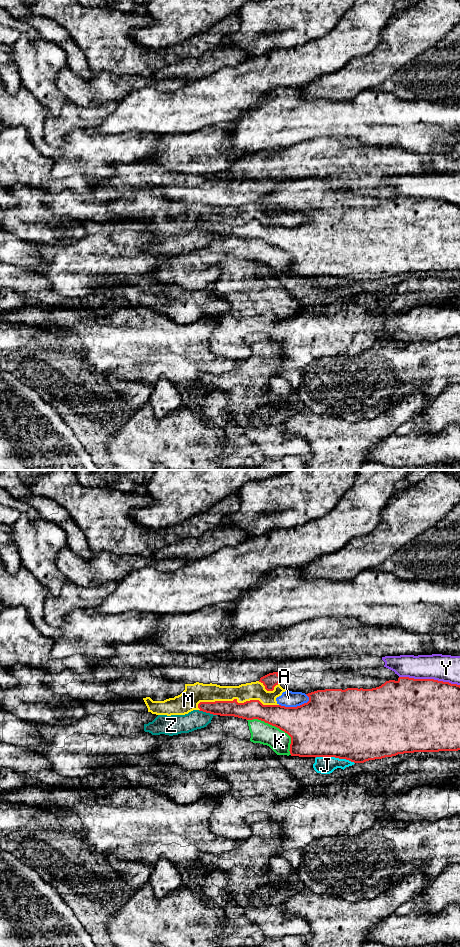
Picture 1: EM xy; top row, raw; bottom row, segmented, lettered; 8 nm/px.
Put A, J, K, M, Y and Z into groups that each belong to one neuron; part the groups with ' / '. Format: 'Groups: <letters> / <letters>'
Groups: A M Z / J K / Y

